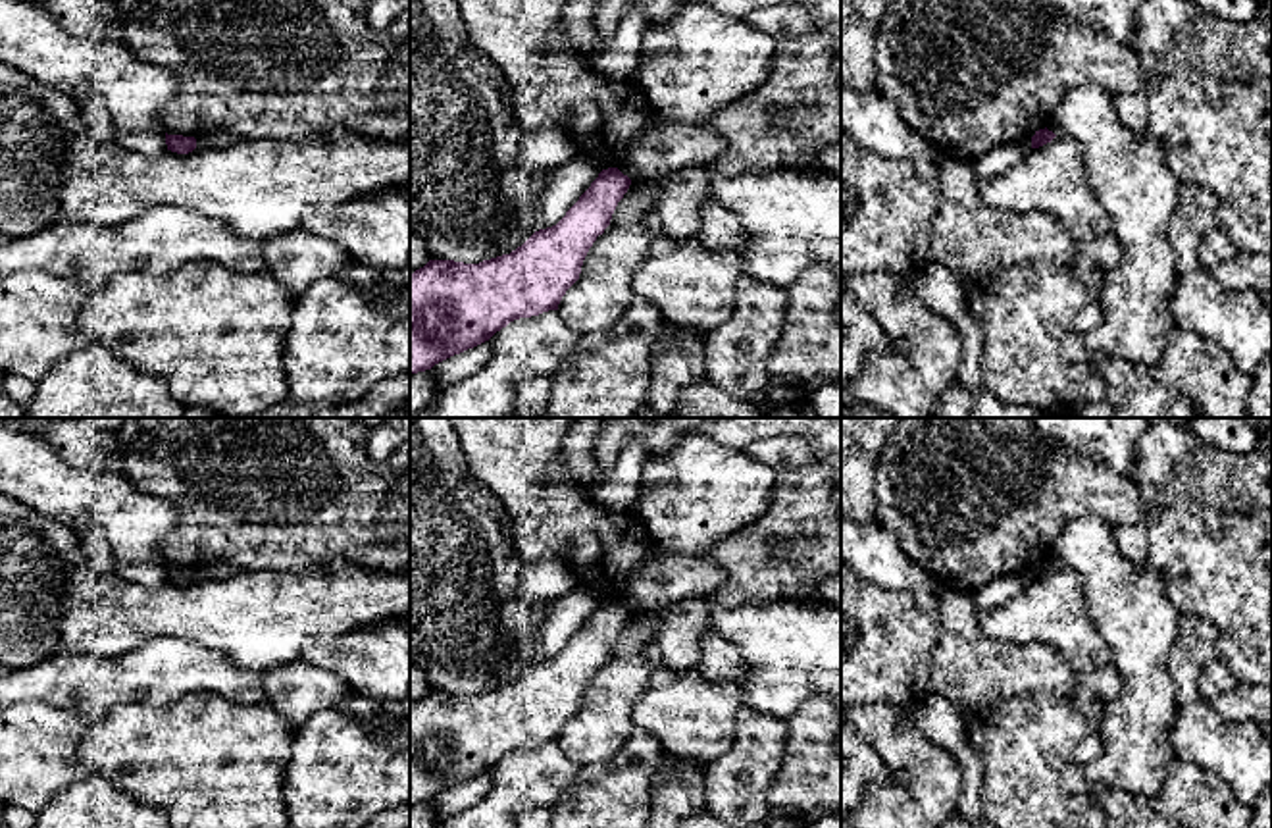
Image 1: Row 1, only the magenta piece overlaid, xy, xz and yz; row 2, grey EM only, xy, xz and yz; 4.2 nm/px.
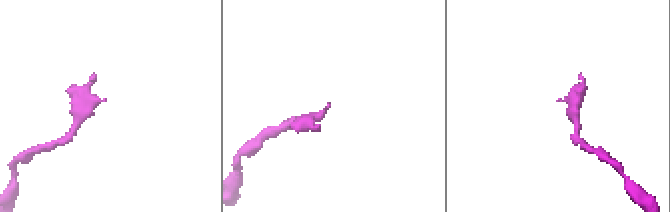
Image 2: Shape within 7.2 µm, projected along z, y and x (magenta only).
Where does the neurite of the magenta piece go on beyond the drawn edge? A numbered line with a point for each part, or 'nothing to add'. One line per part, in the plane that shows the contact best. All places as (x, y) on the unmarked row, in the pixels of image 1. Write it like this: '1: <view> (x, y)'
nothing to add

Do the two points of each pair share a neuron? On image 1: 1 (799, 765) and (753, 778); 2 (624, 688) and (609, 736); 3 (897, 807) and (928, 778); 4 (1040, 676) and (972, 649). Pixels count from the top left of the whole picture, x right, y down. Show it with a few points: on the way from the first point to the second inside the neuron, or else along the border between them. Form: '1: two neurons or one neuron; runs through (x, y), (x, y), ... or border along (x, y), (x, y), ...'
1: two neurons; border along (786, 728), (786, 753), (770, 784), (766, 807)
2: one neuron; runs through (612, 699), (609, 703), (609, 724)
3: one neuron; runs through (905, 802), (920, 786)
4: one neuron; runs through (1022, 669), (990, 667)

